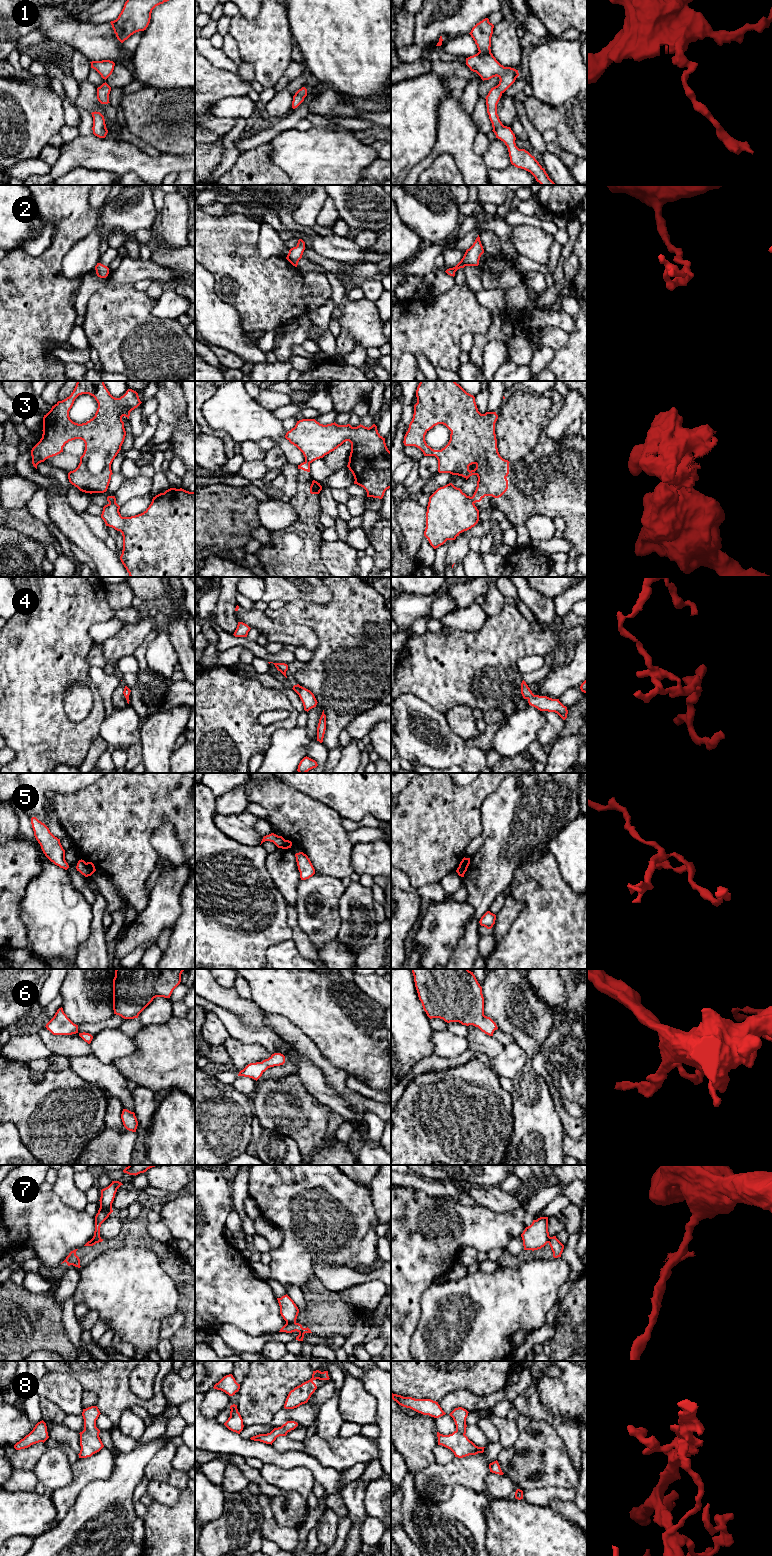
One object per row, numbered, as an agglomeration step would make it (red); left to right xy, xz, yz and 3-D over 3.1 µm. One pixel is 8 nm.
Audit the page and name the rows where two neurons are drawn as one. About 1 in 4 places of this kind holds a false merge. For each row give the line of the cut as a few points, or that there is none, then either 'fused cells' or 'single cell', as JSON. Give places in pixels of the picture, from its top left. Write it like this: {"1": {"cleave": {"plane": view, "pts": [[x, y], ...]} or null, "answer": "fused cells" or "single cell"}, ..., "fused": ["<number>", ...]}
{"1": {"cleave": null, "answer": "single cell"}, "2": {"cleave": null, "answer": "single cell"}, "3": {"cleave": {"plane": "yz", "pts": [[471, 497], [474, 502]]}, "answer": "fused cells"}, "4": {"cleave": null, "answer": "single cell"}, "5": {"cleave": {"plane": "xy", "pts": [[86, 863], [92, 873]]}, "answer": "fused cells"}, "6": {"cleave": null, "answer": "single cell"}, "7": {"cleave": {"plane": "xz", "pts": [[286, 1321], [295, 1323]]}, "answer": "fused cells"}, "8": {"cleave": null, "answer": "single cell"}, "fused": ["3", "5", "7"]}

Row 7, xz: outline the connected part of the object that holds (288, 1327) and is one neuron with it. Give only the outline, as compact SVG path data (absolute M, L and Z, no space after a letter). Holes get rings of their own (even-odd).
M286 1322L286 1324L280 1329L279 1332L292 1333L295 1331L299 1333L299 1335L296 1337L296 1340L298 1341L303 1341L305 1333L312 1333L308 1327L303 1328L302 1325L299 1323L288 1323L288 1322Z

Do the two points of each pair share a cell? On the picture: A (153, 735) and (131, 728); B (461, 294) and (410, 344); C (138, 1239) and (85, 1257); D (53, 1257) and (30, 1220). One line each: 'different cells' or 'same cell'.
A: different cells
B: same cell
C: same cell
D: same cell

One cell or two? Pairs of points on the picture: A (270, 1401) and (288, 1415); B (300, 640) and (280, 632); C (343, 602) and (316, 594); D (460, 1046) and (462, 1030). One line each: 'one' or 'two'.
A: two
B: one
C: two
D: two

